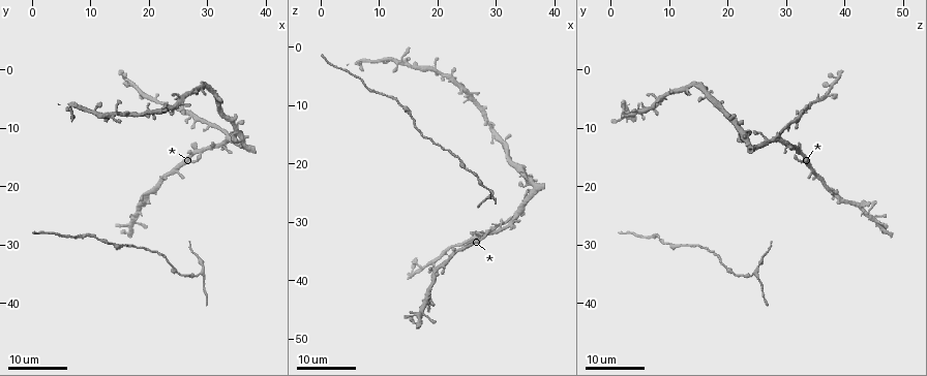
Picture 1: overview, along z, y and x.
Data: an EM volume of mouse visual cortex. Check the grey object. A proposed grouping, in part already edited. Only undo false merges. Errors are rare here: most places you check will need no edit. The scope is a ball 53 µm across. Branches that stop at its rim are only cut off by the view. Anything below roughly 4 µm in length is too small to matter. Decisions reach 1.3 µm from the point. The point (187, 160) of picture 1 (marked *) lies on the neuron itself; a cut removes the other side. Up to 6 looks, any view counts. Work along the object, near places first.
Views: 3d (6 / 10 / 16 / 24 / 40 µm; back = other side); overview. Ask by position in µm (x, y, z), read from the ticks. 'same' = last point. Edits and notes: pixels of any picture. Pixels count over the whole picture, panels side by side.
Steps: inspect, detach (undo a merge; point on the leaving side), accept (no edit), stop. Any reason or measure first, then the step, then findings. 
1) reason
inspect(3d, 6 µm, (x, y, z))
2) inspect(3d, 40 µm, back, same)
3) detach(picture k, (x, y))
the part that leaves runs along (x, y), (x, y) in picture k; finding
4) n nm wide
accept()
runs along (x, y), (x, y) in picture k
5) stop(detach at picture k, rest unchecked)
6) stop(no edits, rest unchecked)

arms part here
inspect(3d, 16 µm, (25.0, 17.0, 34.5))

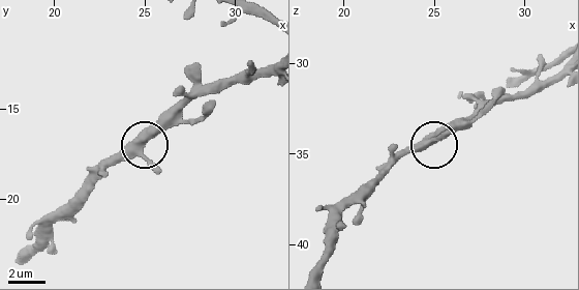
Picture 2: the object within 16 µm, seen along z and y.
inspect(3d, 10 µm, (24.5, 17.4, 34.6))

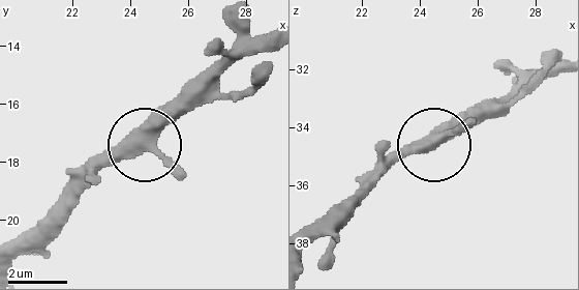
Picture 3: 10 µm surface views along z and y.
390 nm wide
accept()
runs along (204, 91), (147, 139), (110, 146), (67, 171) in picture 3; all the same neuron

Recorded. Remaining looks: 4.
calibre changes
inspect(3d, 16 µm, (15.5, 30.0, 12.0))

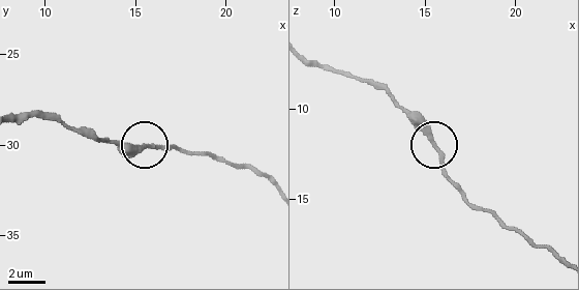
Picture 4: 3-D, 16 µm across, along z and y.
inspect(3d, 6 µm, (15.5, 30.2, 12.0))

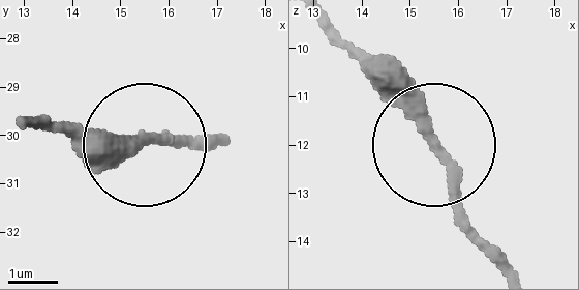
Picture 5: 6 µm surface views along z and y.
inspect(3d, 6 µm, back, (15.45, 30.10, 11.85))

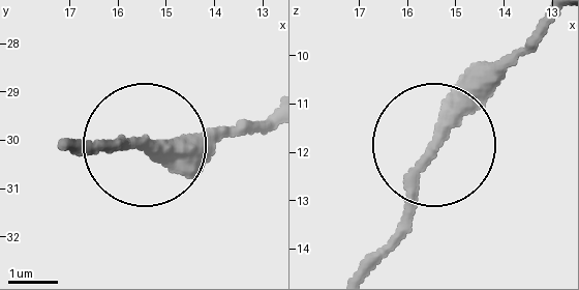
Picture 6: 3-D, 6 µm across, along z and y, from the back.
accept()
runs along (356, 271), (451, 122), (545, 28) in picture 6; all the same neuron

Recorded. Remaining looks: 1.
stop(no edits, rest unchecked)

